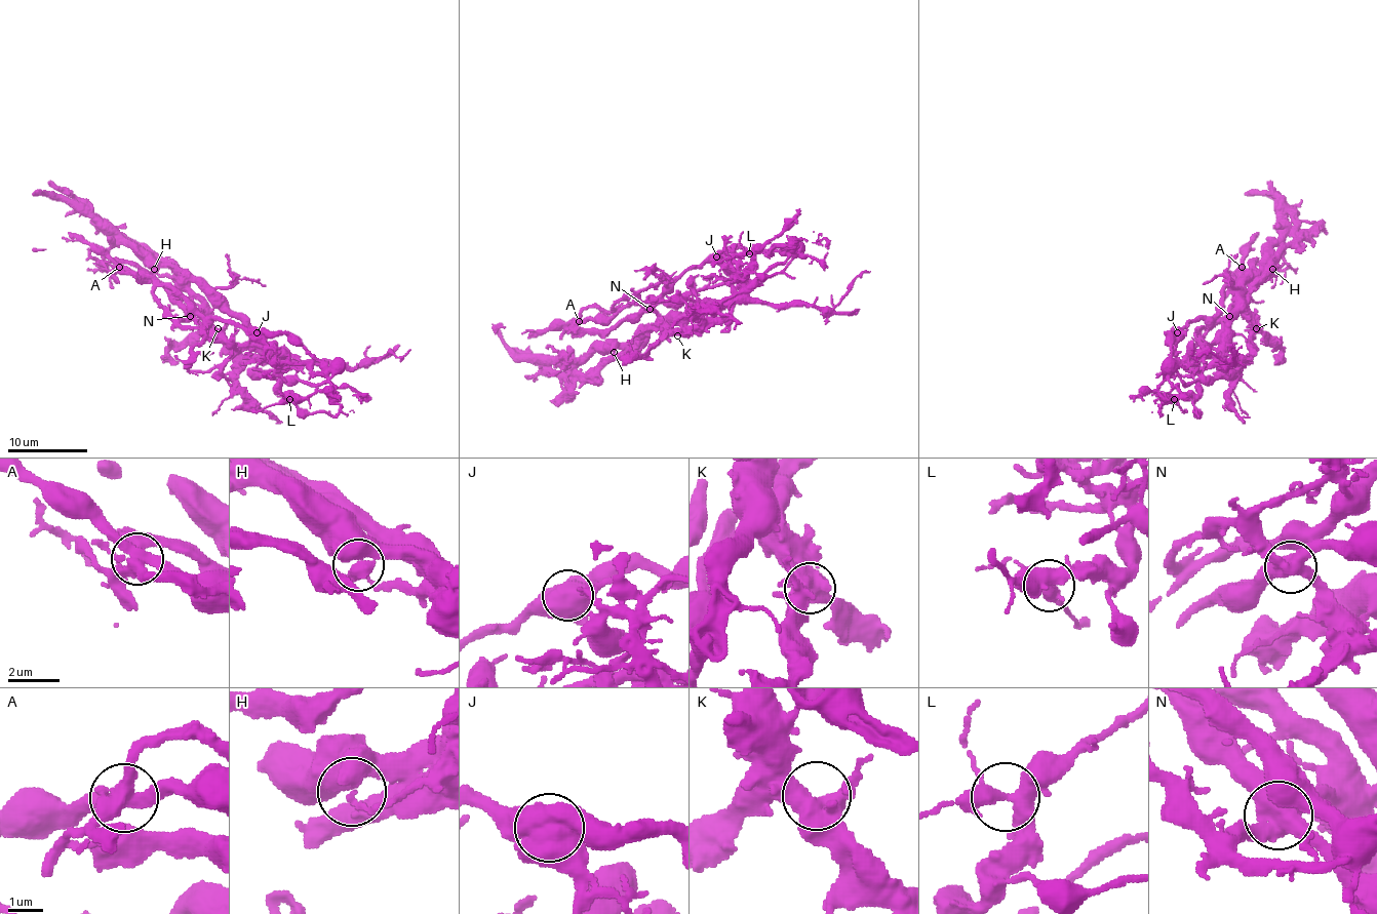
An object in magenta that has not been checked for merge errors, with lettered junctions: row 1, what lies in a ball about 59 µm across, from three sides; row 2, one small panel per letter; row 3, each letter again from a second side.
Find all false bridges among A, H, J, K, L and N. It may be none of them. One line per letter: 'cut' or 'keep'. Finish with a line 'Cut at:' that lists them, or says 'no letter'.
A: cut
H: cut
J: cut
K: keep
L: keep
N: cut
Cut at: A, H, J, N

